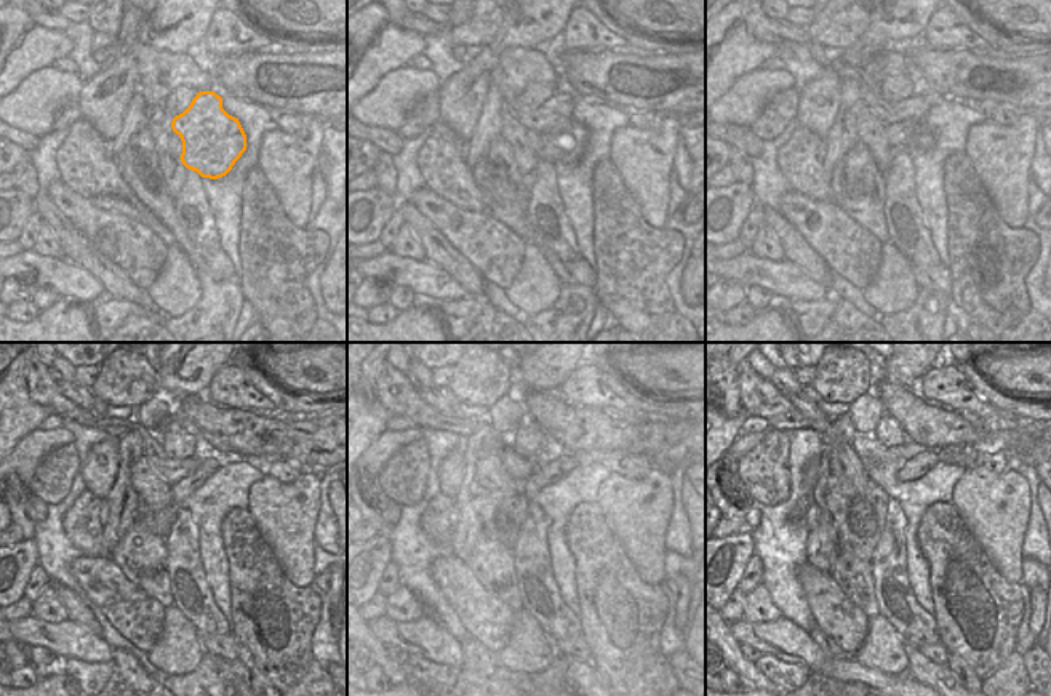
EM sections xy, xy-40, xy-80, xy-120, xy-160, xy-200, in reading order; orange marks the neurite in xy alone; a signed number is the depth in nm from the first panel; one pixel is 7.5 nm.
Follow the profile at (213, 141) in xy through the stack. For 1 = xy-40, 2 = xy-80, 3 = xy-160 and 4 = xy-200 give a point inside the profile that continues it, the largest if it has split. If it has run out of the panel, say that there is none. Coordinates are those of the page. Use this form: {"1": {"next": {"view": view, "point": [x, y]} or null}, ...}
{"1": {"next": {"view": "xy-40", "point": [563, 140]}}, "2": {"next": {"view": "xy-80", "point": [915, 108]}}, "3": {"next": {"view": "xy-160", "point": [394, 391]}}, "4": {"next": {"view": "xy-200", "point": [759, 397]}}}

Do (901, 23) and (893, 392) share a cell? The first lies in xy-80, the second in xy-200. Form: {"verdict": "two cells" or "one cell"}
{"verdict": "two cells"}

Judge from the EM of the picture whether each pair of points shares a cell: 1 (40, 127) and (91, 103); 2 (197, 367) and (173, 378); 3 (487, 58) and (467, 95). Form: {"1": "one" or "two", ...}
{"1": "two", "2": "one", "3": "one"}

